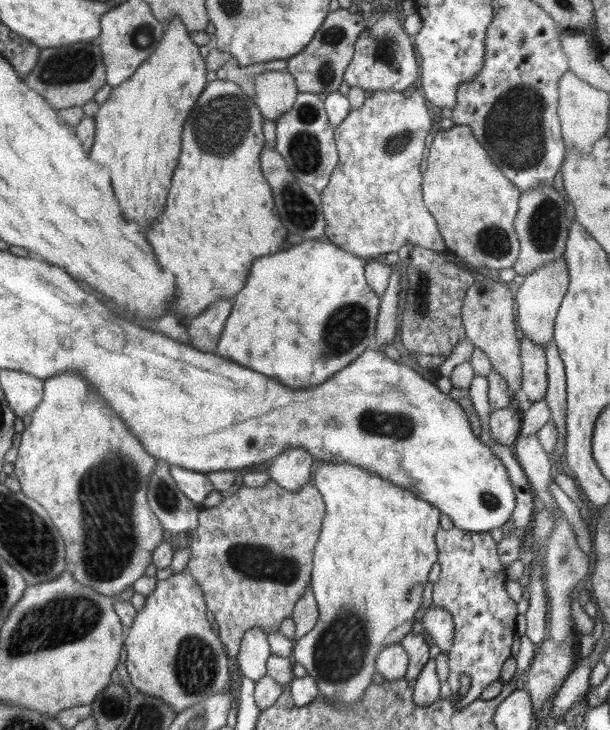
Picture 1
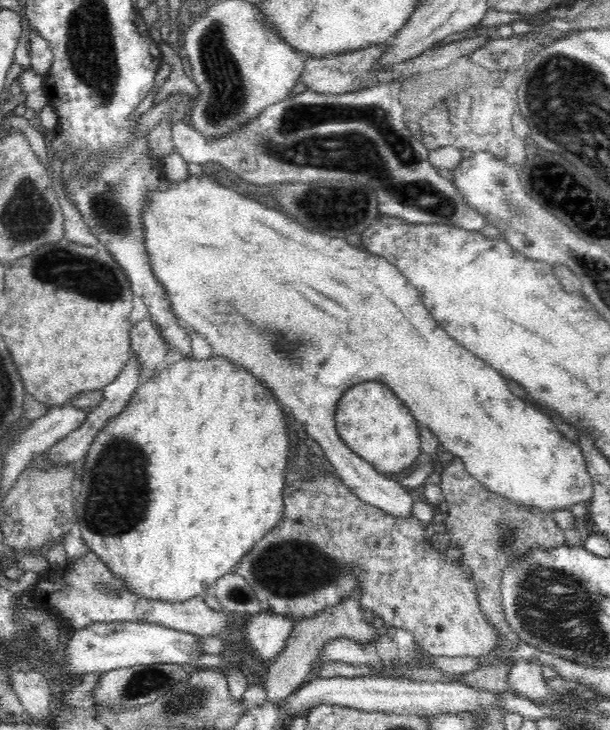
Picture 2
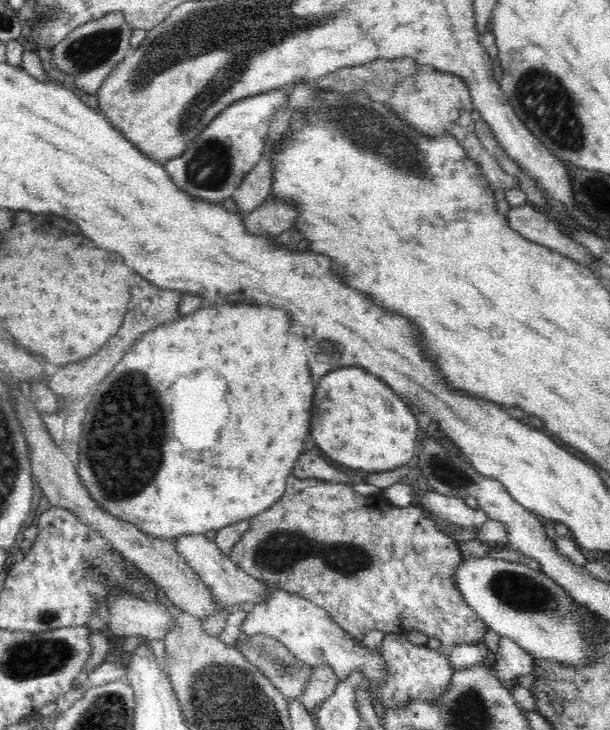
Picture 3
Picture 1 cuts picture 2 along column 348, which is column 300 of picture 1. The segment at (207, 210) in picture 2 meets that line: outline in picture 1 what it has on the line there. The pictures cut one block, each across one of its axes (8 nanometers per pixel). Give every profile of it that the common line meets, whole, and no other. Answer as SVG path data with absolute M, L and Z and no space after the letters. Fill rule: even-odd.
M323 238L304 239L298 245L289 244L280 252L272 253L270 256L262 256L262 258L256 258L254 264L252 264L252 268L250 268L250 276L248 276L246 286L234 298L234 308L232 308L232 314L228 316L226 325L224 325L224 329L222 330L220 340L216 347L216 354L226 359L230 358L232 362L238 362L238 364L242 364L246 368L252 368L252 370L256 370L260 374L266 374L266 376L270 374L270 378L276 378L278 382L282 382L284 386L291 389L301 389L326 382L334 372L342 370L344 366L348 367L350 362L360 357L364 350L368 350L368 348L374 349L376 346L377 336L375 326L379 312L380 297L370 289L365 279L366 263L367 260L359 256L354 256L351 252L346 252L343 248ZM295 446L283 450L272 459L268 474L282 488L296 492L309 482L312 464L314 464L313 456L307 450Z

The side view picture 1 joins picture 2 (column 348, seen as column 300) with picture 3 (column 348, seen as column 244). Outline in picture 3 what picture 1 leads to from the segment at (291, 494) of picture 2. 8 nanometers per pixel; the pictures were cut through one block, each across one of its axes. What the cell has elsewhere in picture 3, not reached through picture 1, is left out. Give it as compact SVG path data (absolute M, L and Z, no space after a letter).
M293 474L286 482L286 490L278 502L274 502L268 510L254 516L250 521L248 530L242 538L234 544L230 557L231 560L246 574L265 582L271 588L281 588L286 592L303 596L312 604L323 608L344 631L350 633L354 639L362 640L371 630L381 630L385 635L405 634L410 630L422 632L430 639L438 638L445 651L451 651L456 644L482 643L488 626L474 609L466 603L458 587L456 587L456 571L463 564L462 553L458 549L457 541L446 535L434 522L434 517L424 511L420 505L411 504L407 507L396 507L388 499L382 499L379 495L369 497L360 495L350 485L340 482L325 481L317 478L301 479Z

